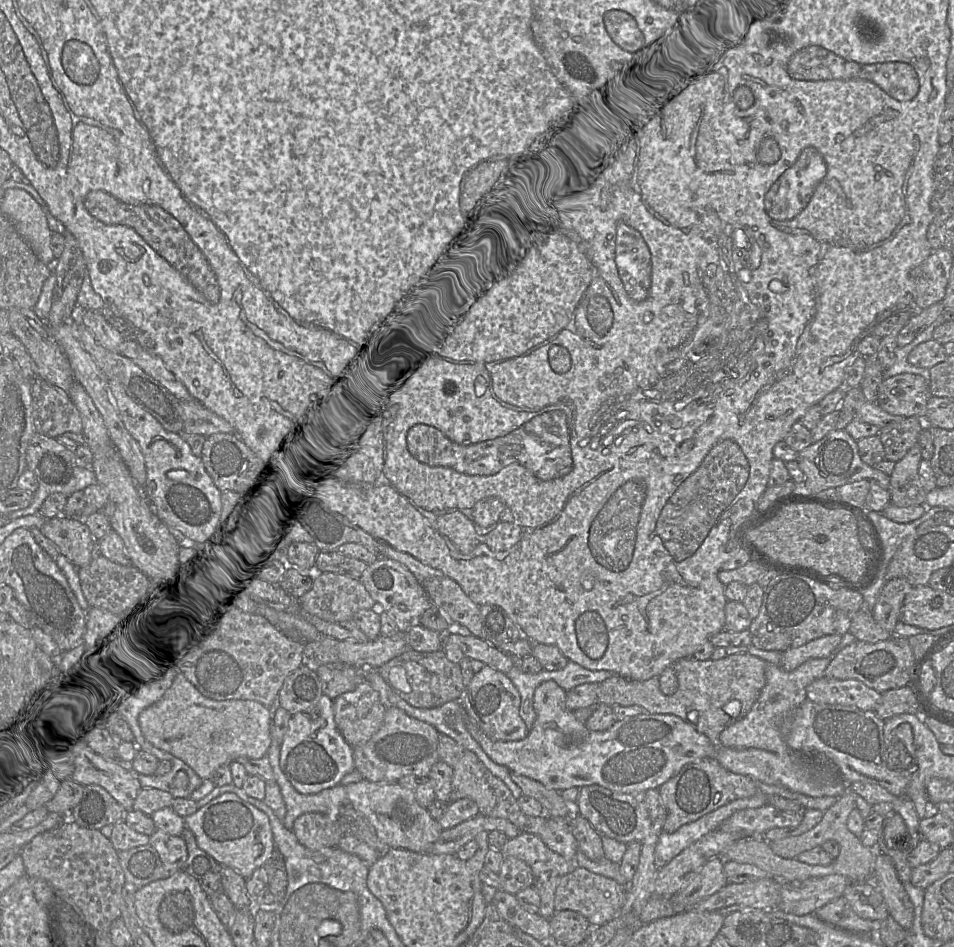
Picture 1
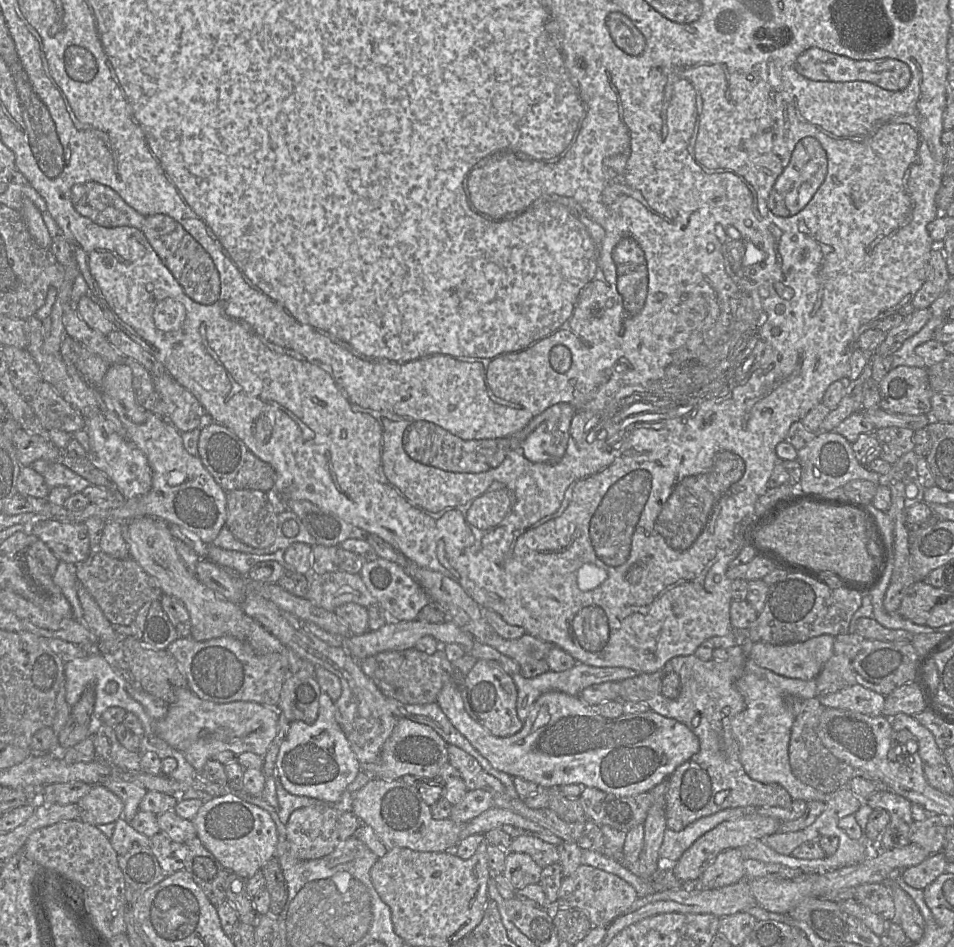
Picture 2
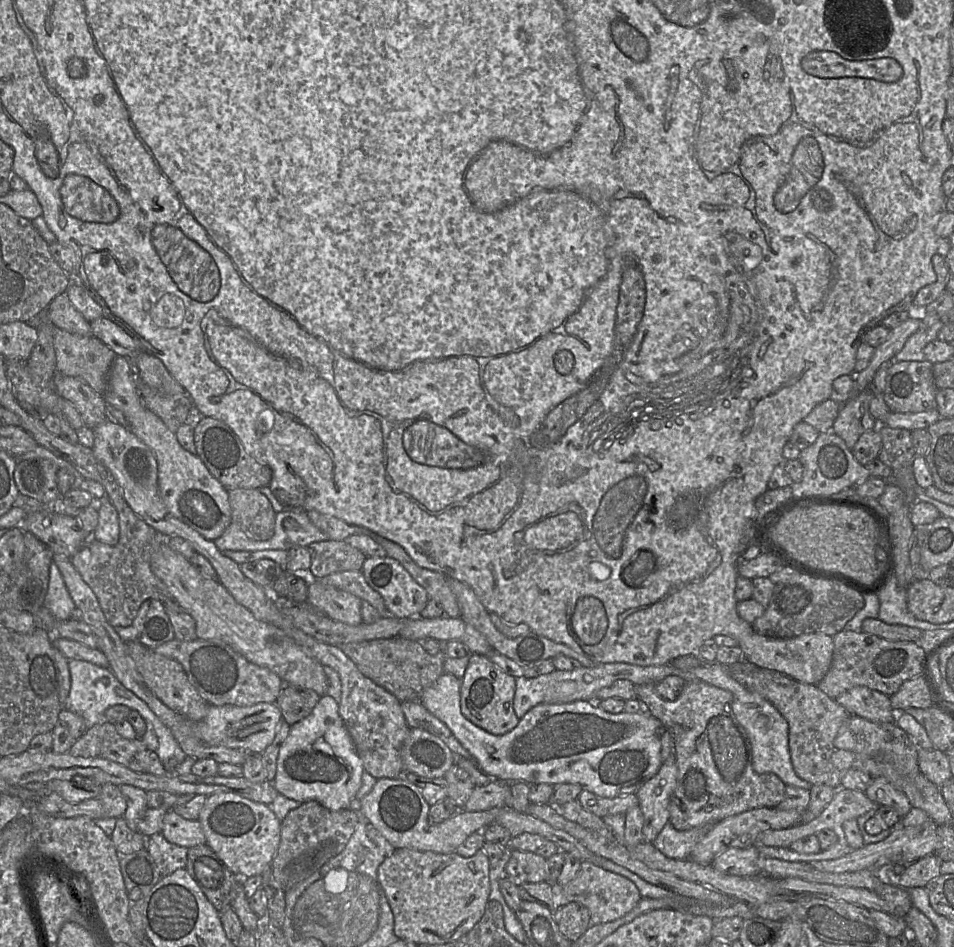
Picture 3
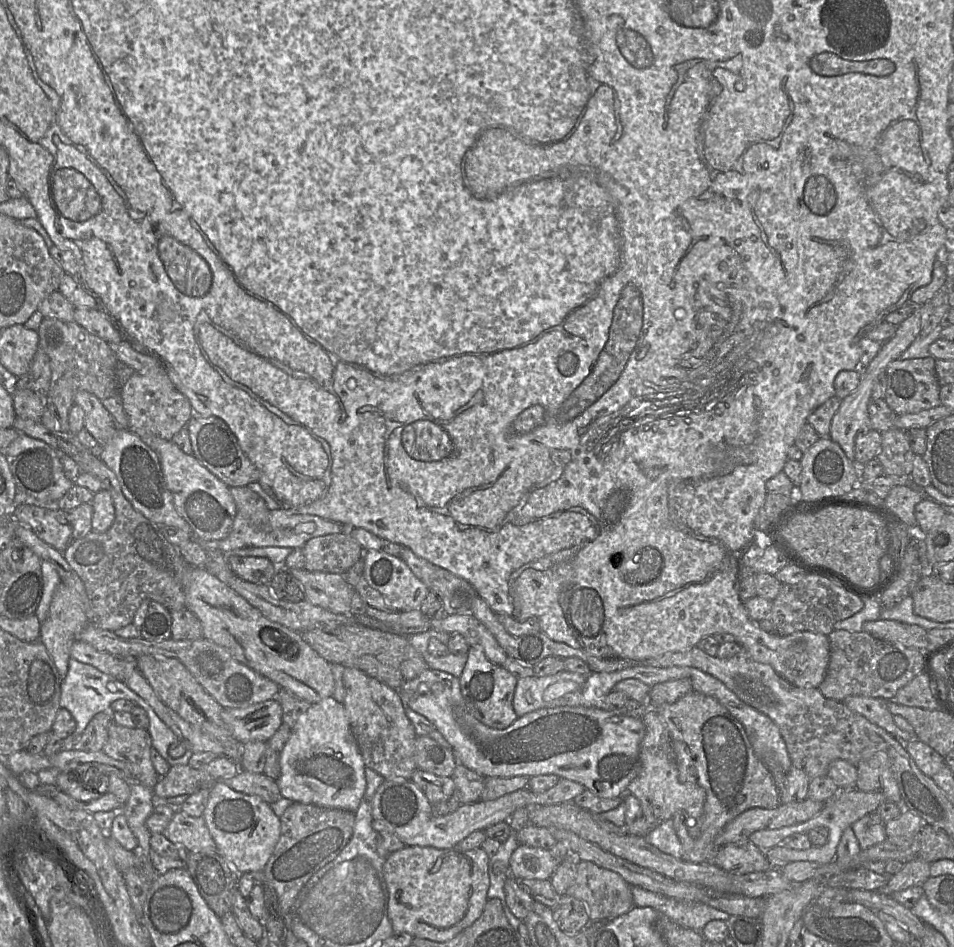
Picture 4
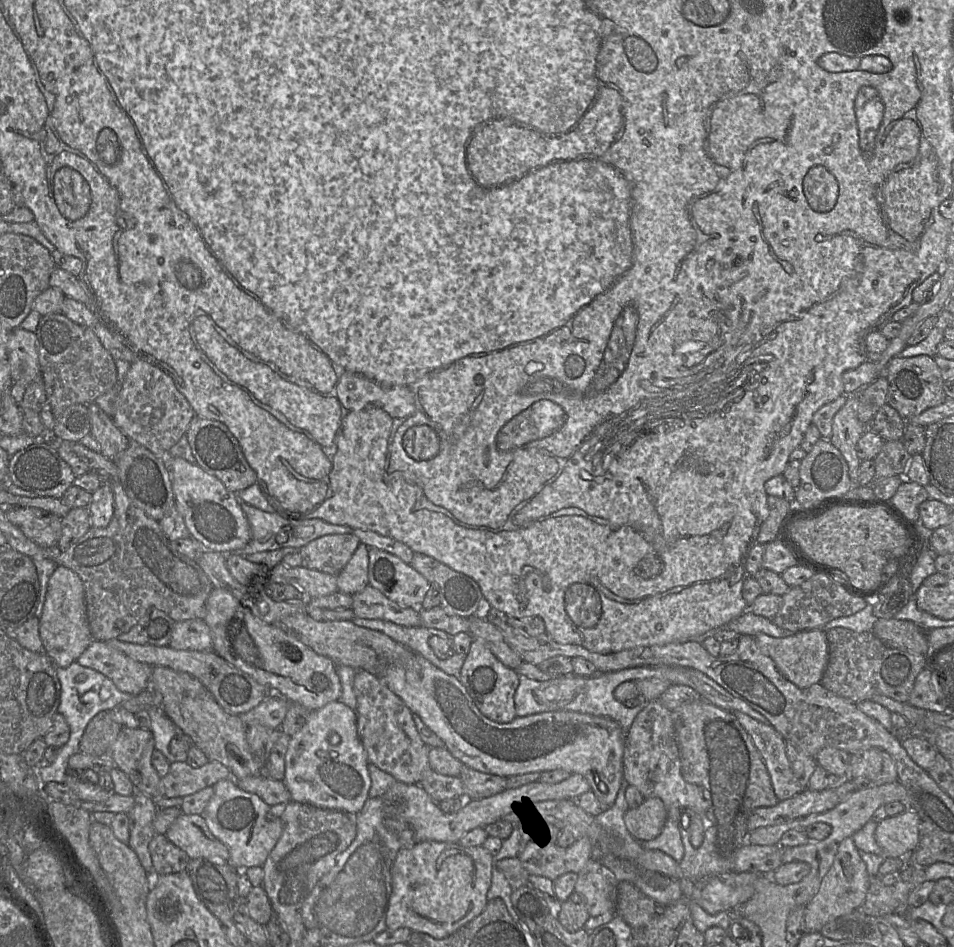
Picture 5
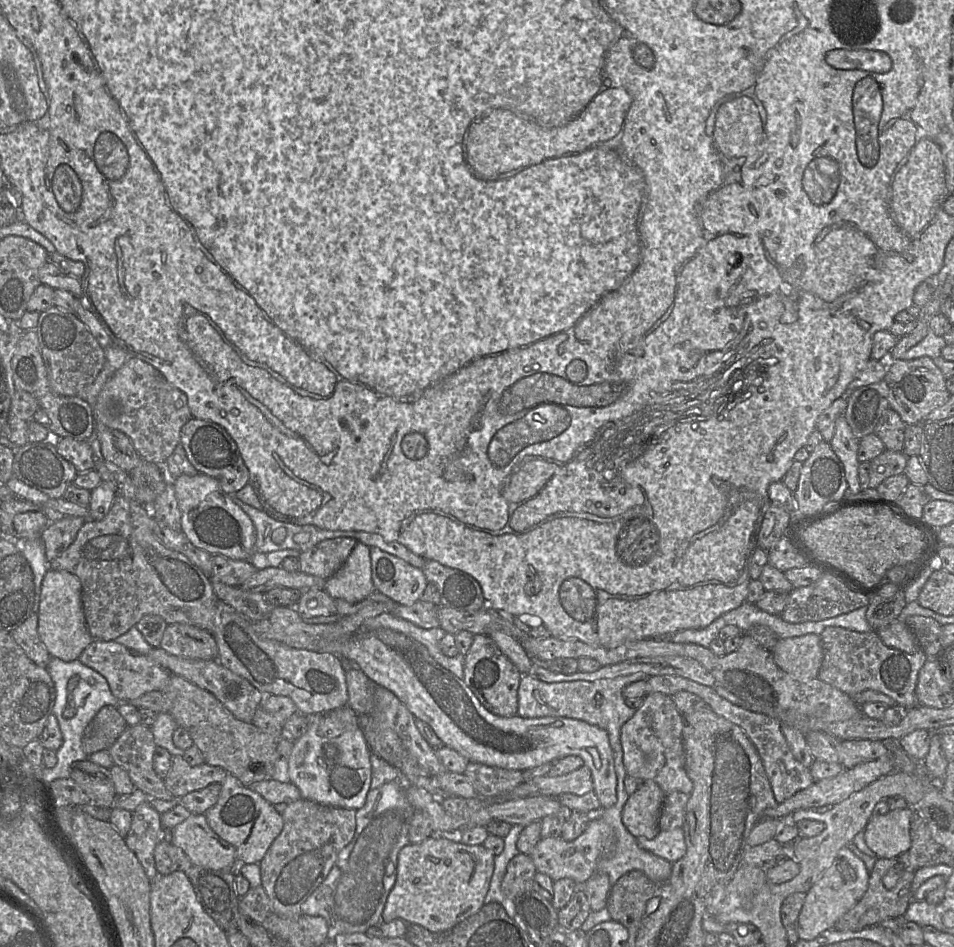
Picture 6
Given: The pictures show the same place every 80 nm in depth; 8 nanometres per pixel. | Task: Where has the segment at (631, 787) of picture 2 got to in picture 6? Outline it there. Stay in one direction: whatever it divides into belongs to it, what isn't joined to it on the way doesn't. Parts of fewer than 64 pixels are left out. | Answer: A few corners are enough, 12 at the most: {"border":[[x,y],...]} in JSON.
{"border":[[360,629],[341,657],[469,762],[525,771],[566,756],[617,801],[608,733],[501,717],[415,639]]}

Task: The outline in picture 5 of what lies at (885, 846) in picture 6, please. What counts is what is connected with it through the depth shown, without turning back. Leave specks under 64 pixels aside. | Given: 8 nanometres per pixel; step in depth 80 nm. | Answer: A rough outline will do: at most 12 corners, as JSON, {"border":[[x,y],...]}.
{"border":[[909,808],[880,821],[875,839],[885,858],[917,846],[919,816]]}

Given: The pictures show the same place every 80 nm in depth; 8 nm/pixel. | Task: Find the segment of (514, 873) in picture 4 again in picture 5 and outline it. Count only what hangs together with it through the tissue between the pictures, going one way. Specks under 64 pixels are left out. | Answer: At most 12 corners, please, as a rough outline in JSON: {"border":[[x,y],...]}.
{"border":[[580,837],[566,848],[530,841],[518,855],[530,875],[552,881],[578,874],[594,844]]}

